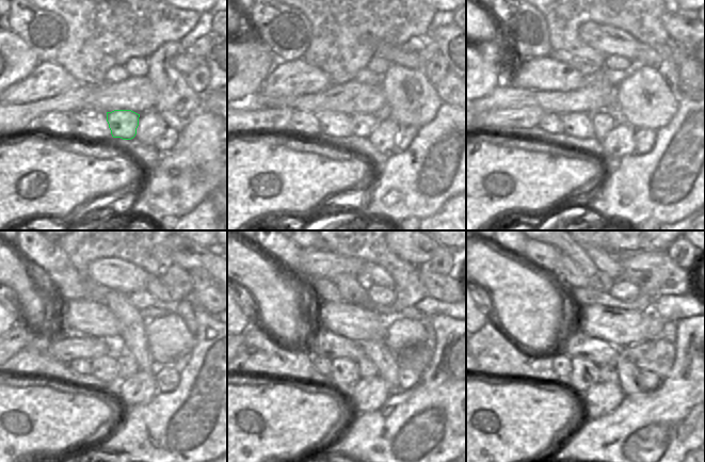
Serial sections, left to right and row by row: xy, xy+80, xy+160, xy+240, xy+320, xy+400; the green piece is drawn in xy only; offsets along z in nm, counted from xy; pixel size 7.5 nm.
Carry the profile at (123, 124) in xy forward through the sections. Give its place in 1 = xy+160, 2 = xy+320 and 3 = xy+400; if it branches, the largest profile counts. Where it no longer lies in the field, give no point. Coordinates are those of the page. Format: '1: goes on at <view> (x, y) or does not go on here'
1: goes on at xy+160 (604, 121)
2: goes on at xy+320 (366, 368)
3: goes on at xy+400 (608, 373)

